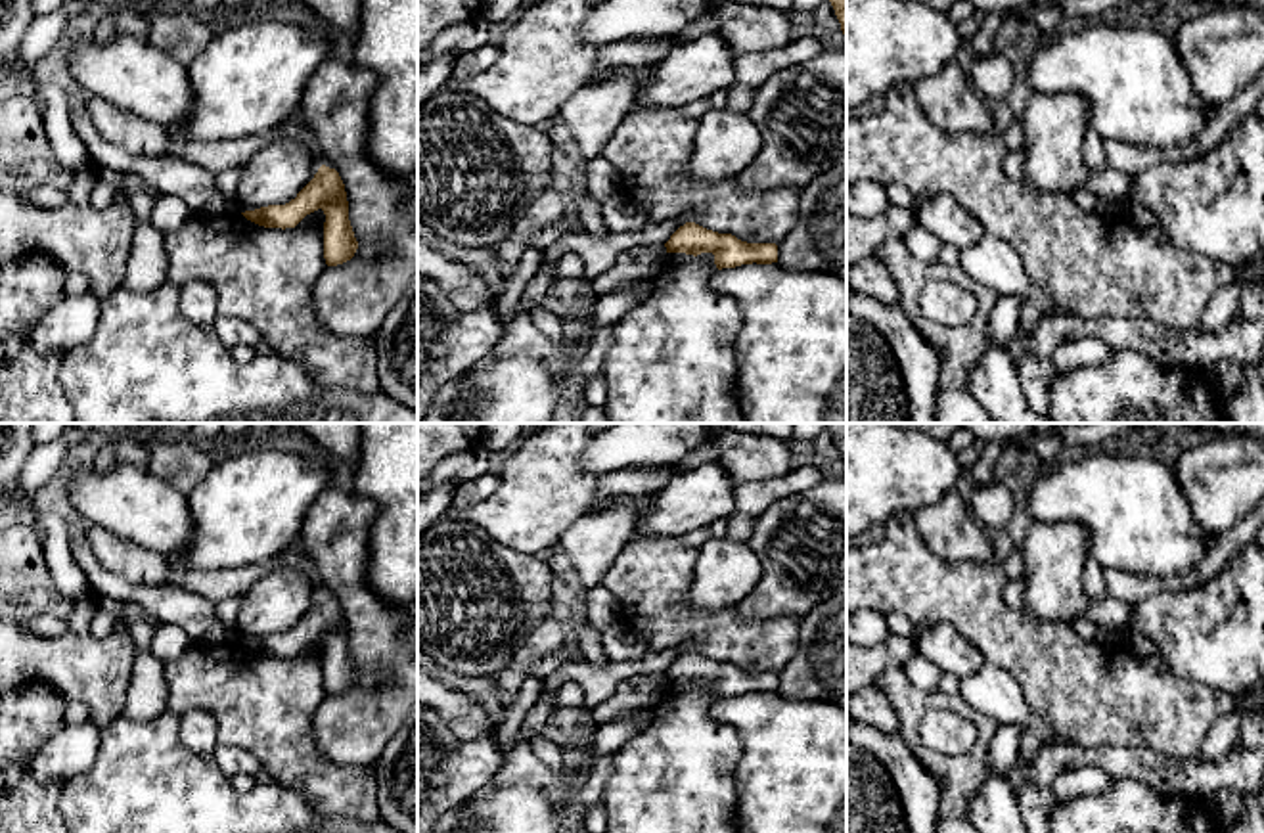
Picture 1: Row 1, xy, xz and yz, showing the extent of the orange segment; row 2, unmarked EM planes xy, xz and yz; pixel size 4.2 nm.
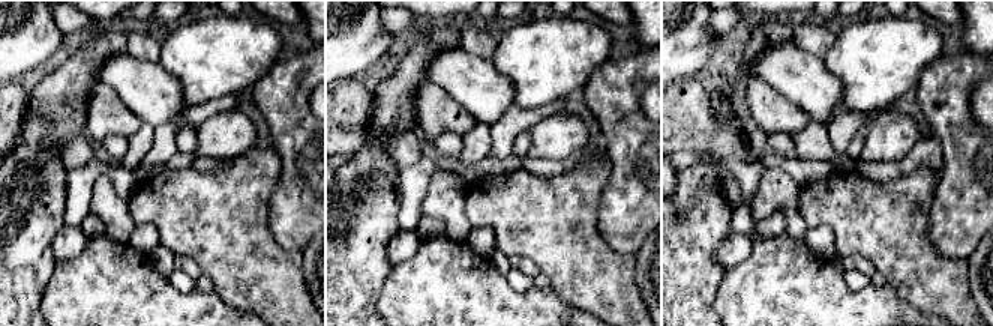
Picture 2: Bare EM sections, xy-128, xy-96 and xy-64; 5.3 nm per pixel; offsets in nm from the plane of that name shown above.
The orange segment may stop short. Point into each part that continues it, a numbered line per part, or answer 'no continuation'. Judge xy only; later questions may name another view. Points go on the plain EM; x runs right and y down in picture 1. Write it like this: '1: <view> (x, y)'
no continuation

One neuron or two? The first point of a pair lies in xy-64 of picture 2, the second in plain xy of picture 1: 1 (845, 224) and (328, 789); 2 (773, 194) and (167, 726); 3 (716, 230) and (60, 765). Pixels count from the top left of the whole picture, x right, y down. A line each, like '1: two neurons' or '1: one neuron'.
1: one neuron
2: two neurons
3: two neurons

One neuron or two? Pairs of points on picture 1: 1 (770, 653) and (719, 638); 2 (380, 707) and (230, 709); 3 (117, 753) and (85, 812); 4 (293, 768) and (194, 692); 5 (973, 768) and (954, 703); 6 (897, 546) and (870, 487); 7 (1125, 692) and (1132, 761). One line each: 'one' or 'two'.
1: one
2: two
3: one
4: one
5: one
6: two
7: two

